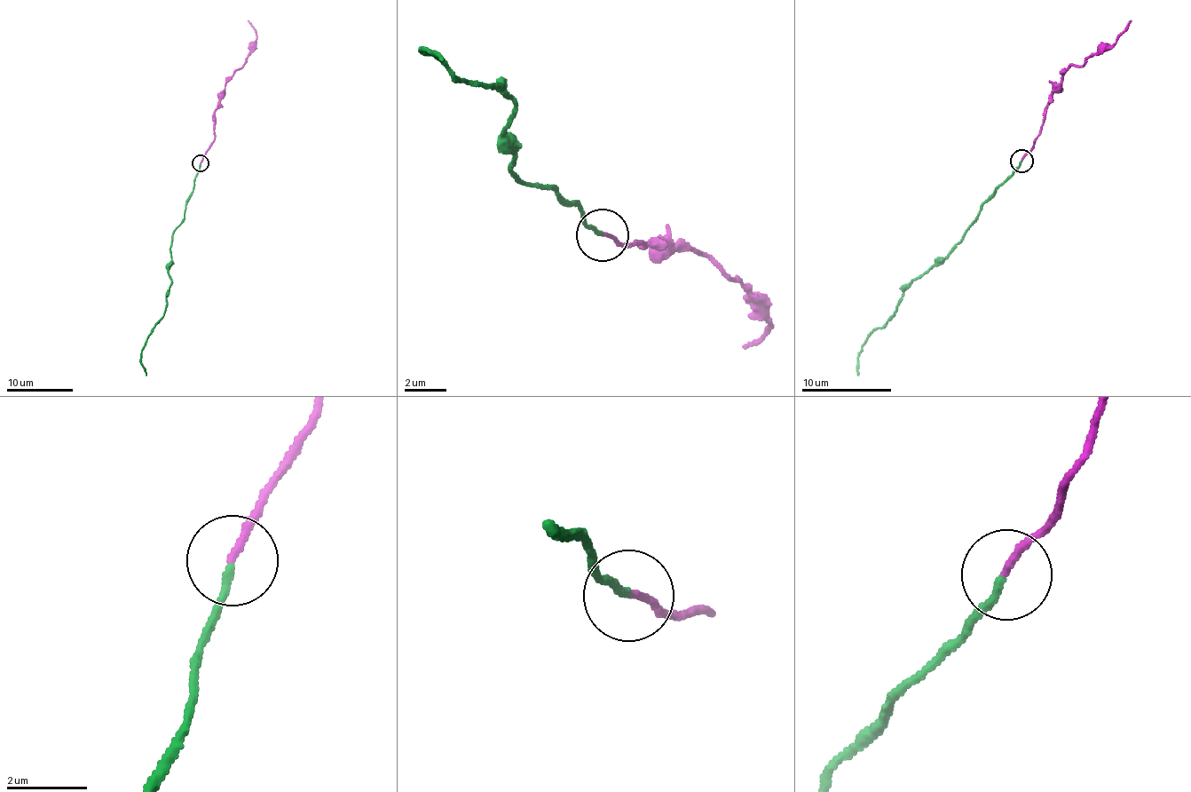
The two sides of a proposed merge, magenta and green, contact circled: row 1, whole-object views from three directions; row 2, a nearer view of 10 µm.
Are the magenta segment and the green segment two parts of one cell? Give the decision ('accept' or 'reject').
accept

